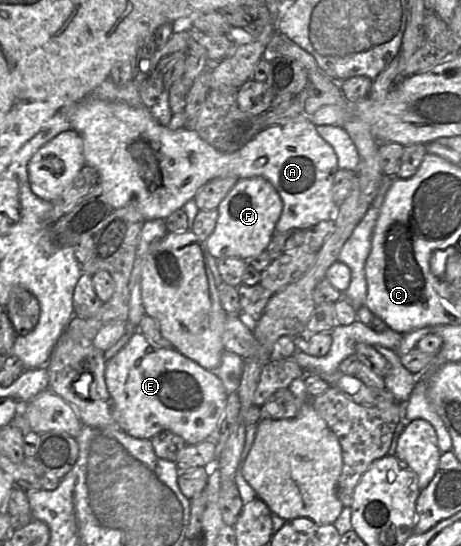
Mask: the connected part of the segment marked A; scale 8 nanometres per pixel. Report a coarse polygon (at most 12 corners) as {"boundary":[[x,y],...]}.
{"boundary":[[144,105],[62,107],[113,209],[165,220],[262,177],[276,233],[335,221],[332,146],[300,115],[224,153]]}

